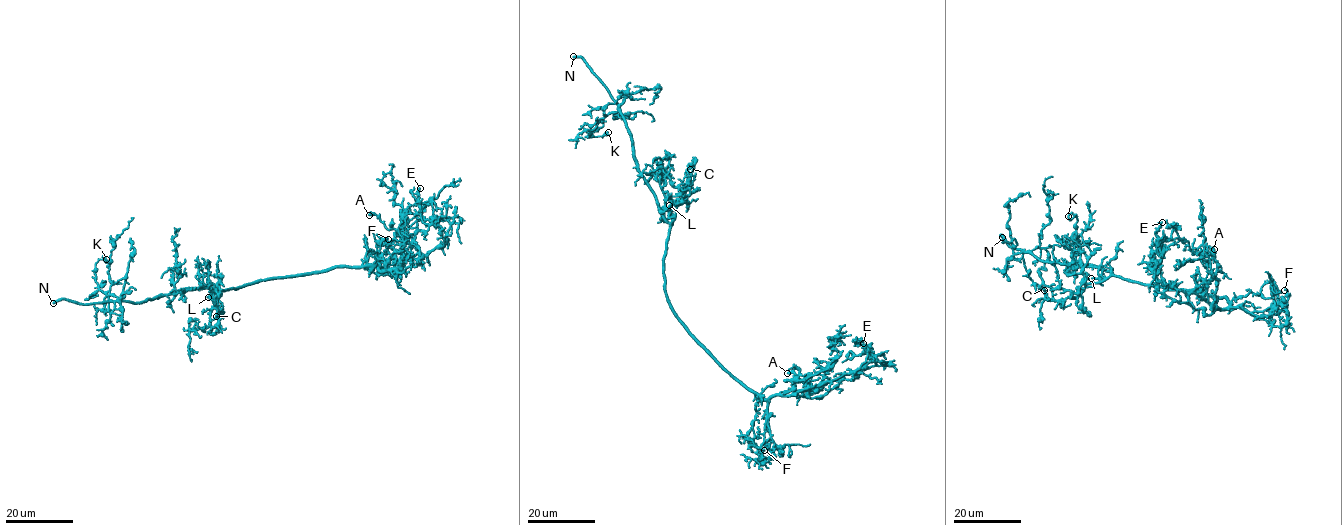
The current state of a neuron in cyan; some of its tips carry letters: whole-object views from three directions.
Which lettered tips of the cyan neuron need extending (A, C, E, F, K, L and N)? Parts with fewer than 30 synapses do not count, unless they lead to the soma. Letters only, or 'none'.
L, N

